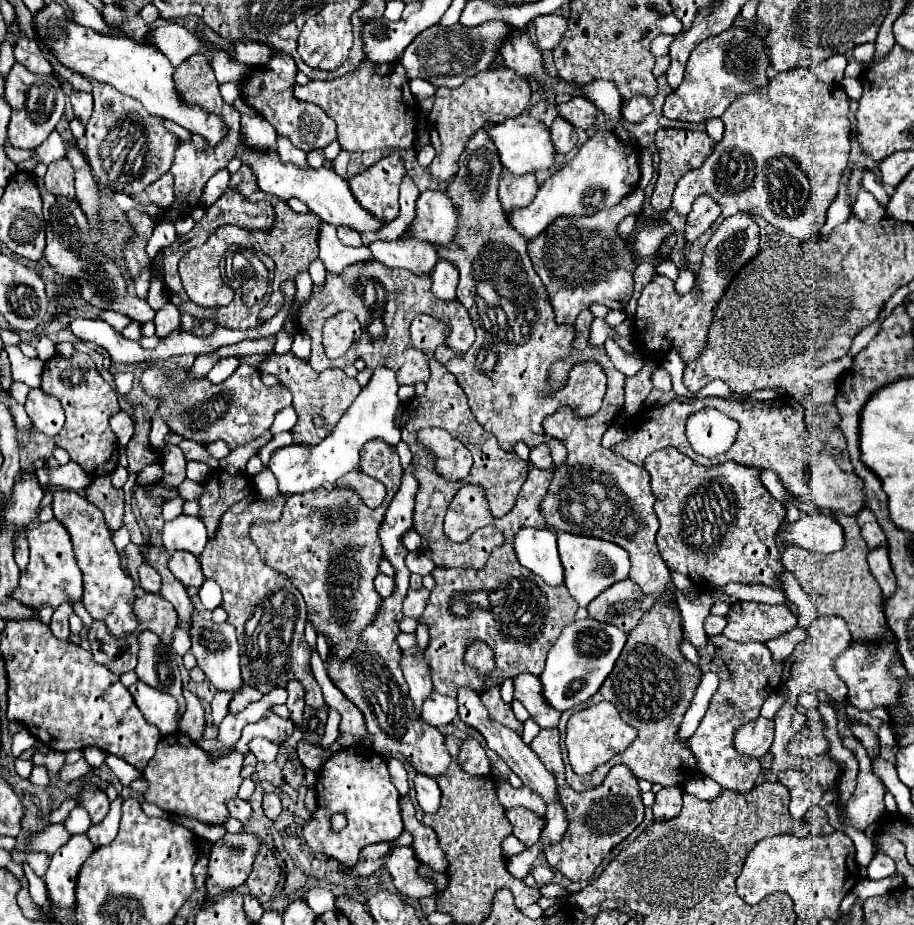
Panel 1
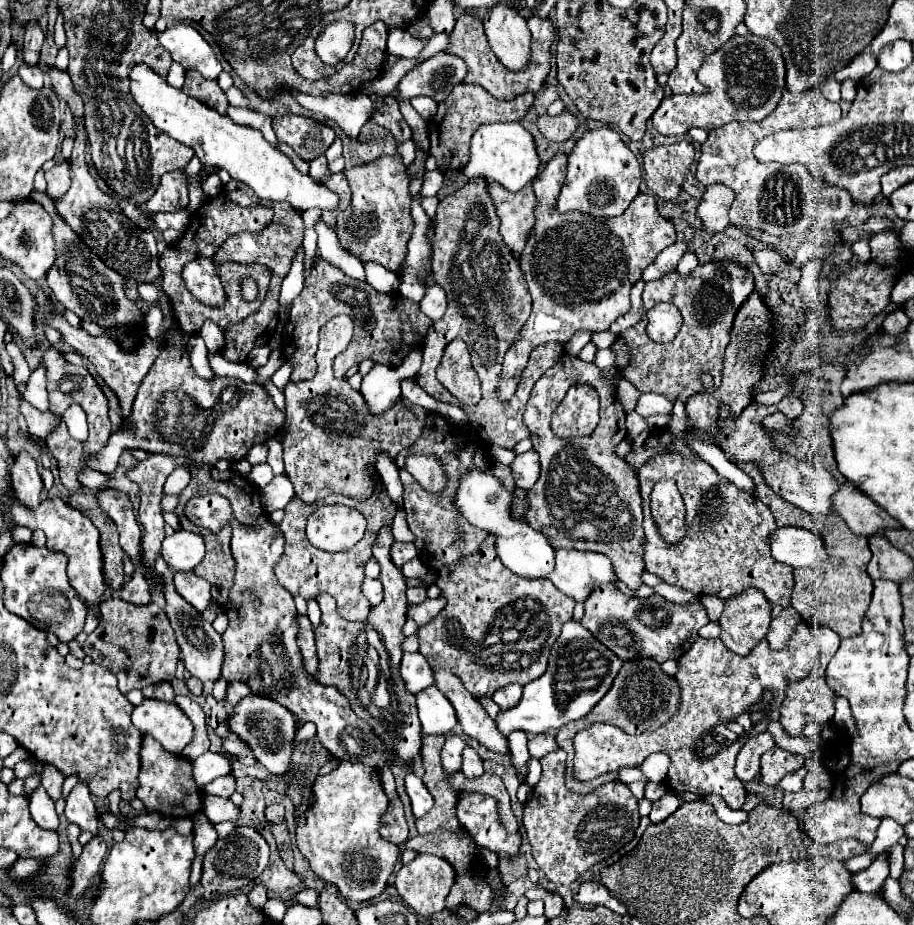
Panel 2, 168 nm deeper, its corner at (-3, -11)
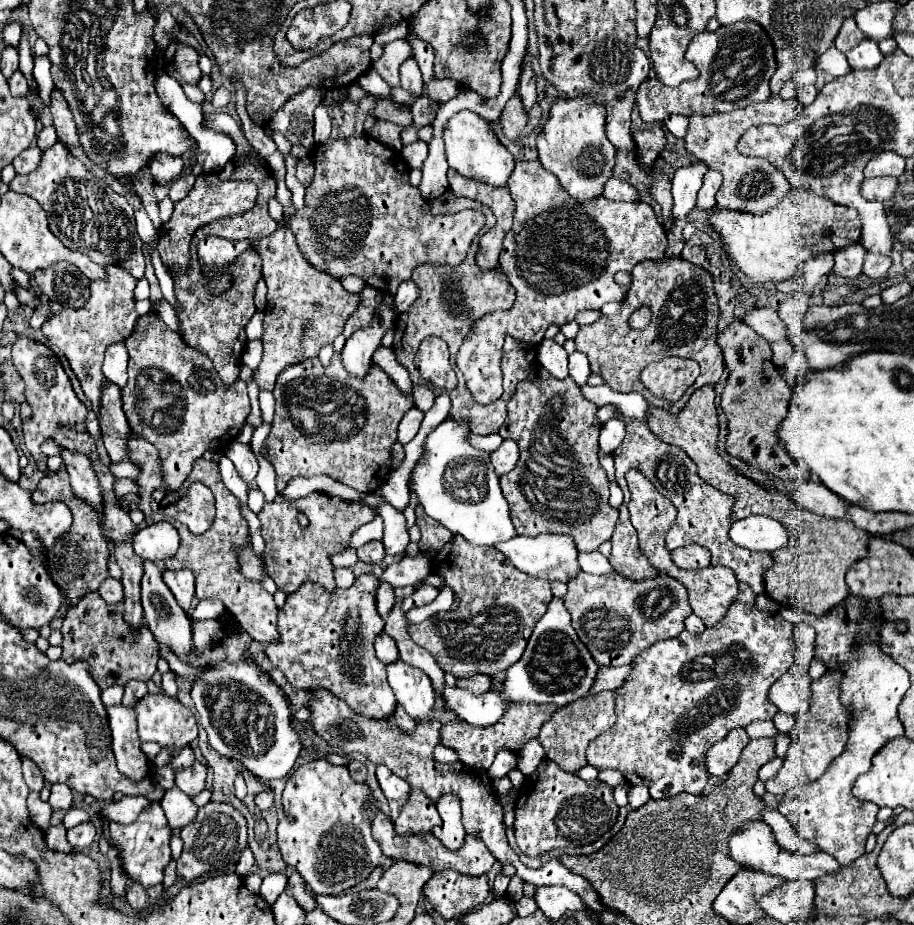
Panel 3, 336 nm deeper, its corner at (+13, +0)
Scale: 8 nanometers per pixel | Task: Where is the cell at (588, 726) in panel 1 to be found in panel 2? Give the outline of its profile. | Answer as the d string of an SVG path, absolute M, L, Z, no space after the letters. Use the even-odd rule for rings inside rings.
M800 623L794 631L794 637L790 639L790 645L784 651L774 651L768 647L768 643L760 643L752 649L750 655L740 657L732 653L720 639L696 639L690 651L686 651L680 657L680 667L678 673L674 675L682 687L682 697L680 697L680 711L658 731L646 731L642 735L626 735L618 727L608 723L592 723L584 731L578 731L574 735L574 779L576 781L590 781L596 779L604 773L616 771L620 767L638 767L650 753L656 751L668 751L672 757L672 765L668 771L668 783L672 789L678 791L692 791L696 795L708 795L708 793L718 793L724 797L724 801L732 809L742 809L746 803L746 787L744 781L740 781L734 773L734 759L740 747L754 737L756 733L762 733L772 717L780 715L780 703L784 701L784 689L792 679L802 679L808 675L808 671L816 667L816 643L812 639L812 631L808 623ZM748 713L750 723L744 725L742 733L736 733L728 727L730 721L738 723L738 717Z

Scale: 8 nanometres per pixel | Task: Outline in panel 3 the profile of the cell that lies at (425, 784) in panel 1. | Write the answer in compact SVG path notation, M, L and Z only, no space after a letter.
M376 766L376 780L388 800L404 800L408 796L410 784L406 780L400 780L398 776L392 776L392 772L388 772L388 768Z

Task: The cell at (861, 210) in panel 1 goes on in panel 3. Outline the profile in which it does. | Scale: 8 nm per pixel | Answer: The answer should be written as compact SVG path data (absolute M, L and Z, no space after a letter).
M852 246L844 248L844 252L834 252L834 268L832 274L856 280L862 274L862 264L866 260L866 252L862 246Z

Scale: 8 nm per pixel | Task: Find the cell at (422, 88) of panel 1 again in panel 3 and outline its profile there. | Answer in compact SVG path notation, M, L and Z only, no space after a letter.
M368 68L368 72L364 72L356 84L370 96L386 96L390 98L390 86L380 78L380 74L374 68Z

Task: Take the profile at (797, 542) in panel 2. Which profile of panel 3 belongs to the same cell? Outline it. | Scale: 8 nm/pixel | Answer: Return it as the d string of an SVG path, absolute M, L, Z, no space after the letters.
M748 516L744 520L736 520L728 536L736 546L762 552L772 552L788 544L788 534L784 528L766 516Z

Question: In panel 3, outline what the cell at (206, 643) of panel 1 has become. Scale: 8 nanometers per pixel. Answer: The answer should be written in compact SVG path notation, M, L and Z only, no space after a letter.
M144 560L144 576L142 576L142 608L144 608L144 620L148 624L148 630L154 634L156 642L160 646L168 646L178 658L184 660L188 656L192 646L192 626L188 614L182 612L182 608L176 604L172 592L162 580L162 568L158 568L154 562Z

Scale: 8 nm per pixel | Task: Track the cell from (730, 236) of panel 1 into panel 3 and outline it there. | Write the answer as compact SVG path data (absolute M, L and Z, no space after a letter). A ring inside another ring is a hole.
M666 256L660 262L644 260L632 270L632 288L628 292L622 310L616 312L614 316L602 316L594 324L580 326L574 338L576 350L588 356L590 370L594 374L600 374L612 390L640 392L648 404L654 404L656 408L668 409L675 415L682 410L682 406L688 402L694 390L702 386L714 386L724 372L720 348L716 348L718 300L712 284L714 284L712 276L704 268L692 266L690 262L678 256ZM642 306L650 308L652 320L648 328L634 332L626 322L632 316L632 312L640 310ZM666 356L692 358L700 364L700 376L686 390L685 395L674 403L652 396L638 378L644 366L664 360Z

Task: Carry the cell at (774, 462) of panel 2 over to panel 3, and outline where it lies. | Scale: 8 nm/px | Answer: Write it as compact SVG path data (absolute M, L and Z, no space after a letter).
M818 480L796 484L796 492L792 492L792 500L802 508L826 518L846 518L848 512L848 502L844 502L840 496L824 488Z

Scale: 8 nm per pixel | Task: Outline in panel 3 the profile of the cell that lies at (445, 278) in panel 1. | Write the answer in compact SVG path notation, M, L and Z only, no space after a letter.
M412 280L402 282L398 286L398 292L394 296L394 306L398 312L406 312L412 306L412 300L416 300L416 286Z

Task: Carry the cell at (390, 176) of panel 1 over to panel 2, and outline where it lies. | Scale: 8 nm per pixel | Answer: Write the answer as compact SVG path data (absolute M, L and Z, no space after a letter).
M400 155L380 157L368 165L358 165L344 171L350 189L352 189L352 203L342 213L338 213L338 239L340 243L350 249L360 261L376 261L386 269L398 271L400 263L406 255L408 235L412 233L412 217L410 217L410 191L408 191L408 175L406 165L402 163Z

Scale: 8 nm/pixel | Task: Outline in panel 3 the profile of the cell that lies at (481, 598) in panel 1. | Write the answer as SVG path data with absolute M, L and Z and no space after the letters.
M454 536L434 556L432 566L434 572L446 580L446 586L454 590L454 596L460 602L460 606L456 612L442 612L434 618L410 626L412 640L426 648L432 654L432 658L440 664L440 668L444 672L450 672L454 678L470 678L474 674L496 676L508 670L516 660L520 660L534 624L540 620L540 616L544 616L552 600L550 582L520 572L518 568L508 564L508 560L504 560L504 556L500 556L500 552L496 552L494 548L472 546L462 536Z

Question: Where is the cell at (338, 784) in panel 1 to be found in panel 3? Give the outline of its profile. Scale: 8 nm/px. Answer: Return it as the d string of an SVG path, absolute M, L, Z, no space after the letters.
M324 758L302 764L286 780L282 804L286 820L278 824L278 848L284 862L298 870L310 892L332 894L332 896L342 894L344 890L366 880L370 872L380 864L382 852L380 846L372 840L370 832L370 822L376 812L376 808L370 802L370 788L366 784L354 782L346 766L336 766Z

